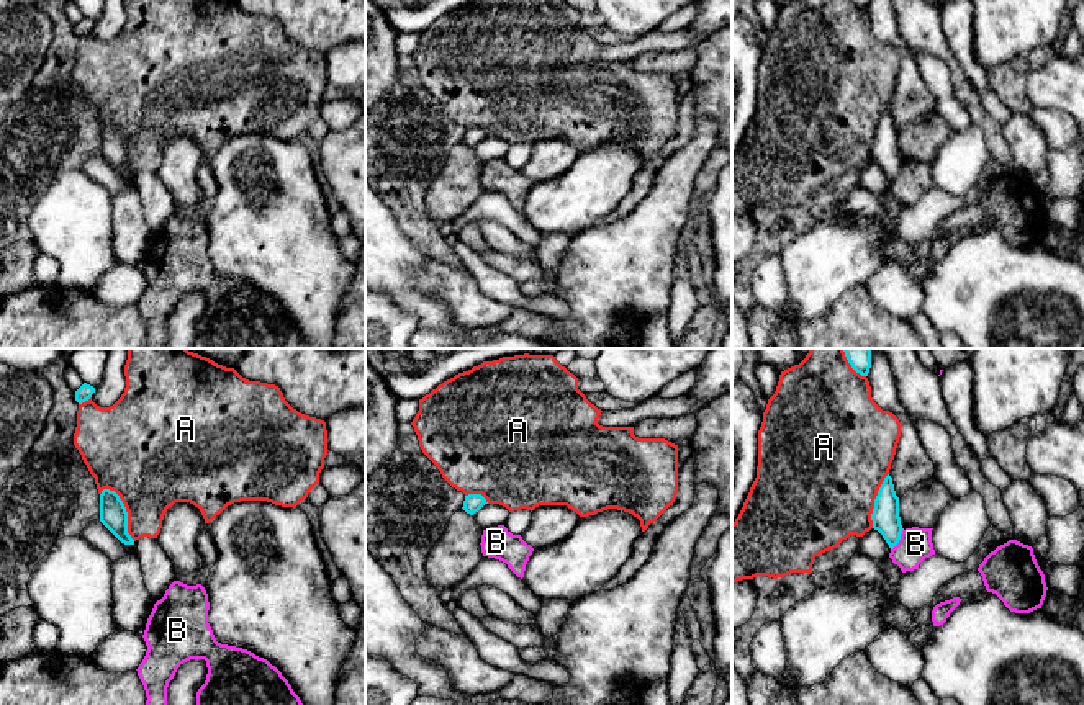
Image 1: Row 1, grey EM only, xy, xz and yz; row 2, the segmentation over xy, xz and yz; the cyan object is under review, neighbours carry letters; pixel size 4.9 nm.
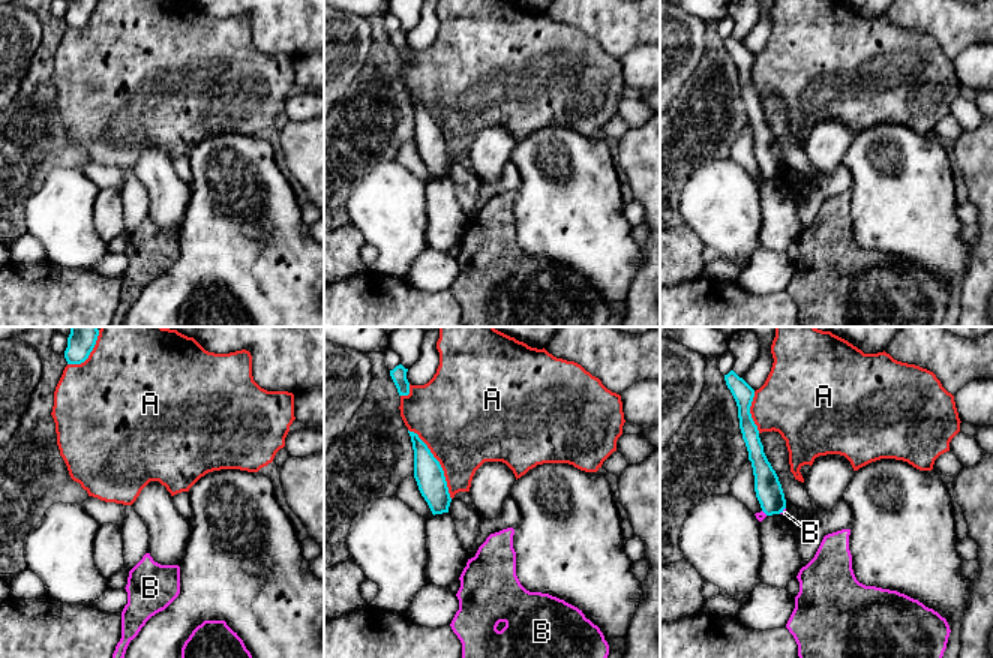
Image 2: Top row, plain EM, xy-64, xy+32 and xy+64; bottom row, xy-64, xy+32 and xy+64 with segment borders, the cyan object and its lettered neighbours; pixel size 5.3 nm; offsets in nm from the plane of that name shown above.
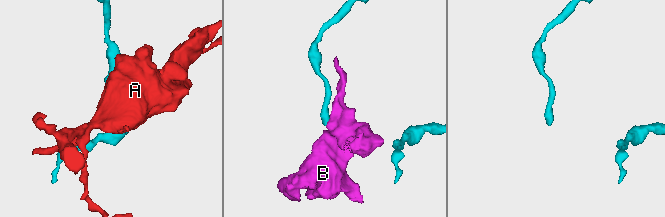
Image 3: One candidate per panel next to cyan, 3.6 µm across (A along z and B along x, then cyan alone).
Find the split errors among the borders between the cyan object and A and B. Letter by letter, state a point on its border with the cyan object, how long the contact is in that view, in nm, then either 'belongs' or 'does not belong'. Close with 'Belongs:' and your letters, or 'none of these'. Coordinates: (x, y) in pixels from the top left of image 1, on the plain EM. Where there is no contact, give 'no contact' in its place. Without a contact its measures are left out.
A: xy (125, 144) | 300 nm | does not belong
B: yz (899, 172) | 130 nm | does not belong
Belongs: none of these

